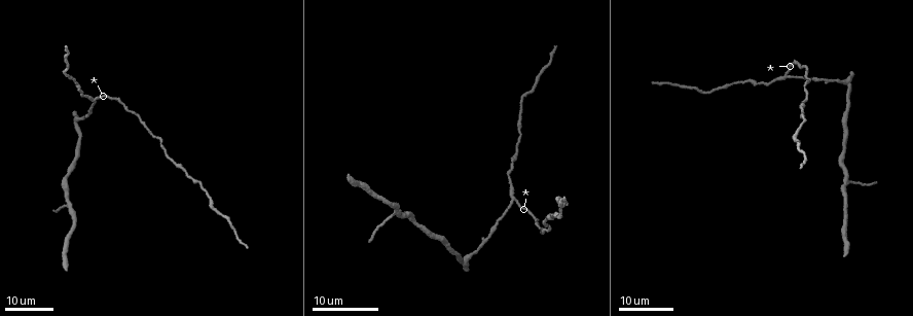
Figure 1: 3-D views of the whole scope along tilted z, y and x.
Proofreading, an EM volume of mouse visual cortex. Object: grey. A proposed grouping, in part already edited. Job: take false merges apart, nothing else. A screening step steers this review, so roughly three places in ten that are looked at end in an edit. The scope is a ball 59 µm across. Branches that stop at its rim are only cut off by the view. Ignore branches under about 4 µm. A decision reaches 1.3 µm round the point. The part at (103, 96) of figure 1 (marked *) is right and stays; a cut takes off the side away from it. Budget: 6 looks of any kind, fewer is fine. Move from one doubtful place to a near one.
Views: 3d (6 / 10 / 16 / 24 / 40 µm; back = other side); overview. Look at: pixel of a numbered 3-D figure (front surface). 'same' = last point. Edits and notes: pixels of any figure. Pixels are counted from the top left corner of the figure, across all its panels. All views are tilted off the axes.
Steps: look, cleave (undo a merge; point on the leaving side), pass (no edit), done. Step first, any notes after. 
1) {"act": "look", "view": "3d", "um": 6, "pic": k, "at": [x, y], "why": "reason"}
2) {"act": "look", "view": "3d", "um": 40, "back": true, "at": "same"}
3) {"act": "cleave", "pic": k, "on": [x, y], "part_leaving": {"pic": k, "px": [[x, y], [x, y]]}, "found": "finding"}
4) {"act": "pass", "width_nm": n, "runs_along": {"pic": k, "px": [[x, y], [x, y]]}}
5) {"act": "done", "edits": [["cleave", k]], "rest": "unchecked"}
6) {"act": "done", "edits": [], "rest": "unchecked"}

{"act": "look", "view": "3d", "um": 24, "pic": 1, "at": [510, 202]}

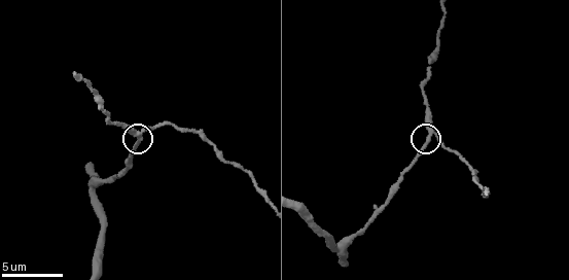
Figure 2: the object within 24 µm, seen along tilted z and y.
{"act": "look", "view": "3d", "um": 6, "pic": 2, "at": [428, 138]}

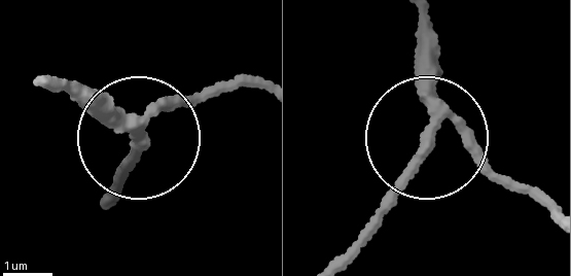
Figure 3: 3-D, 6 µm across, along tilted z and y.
{"act": "look", "view": "3d", "um": 6, "back": true, "pic": 3, "at": [430, 132], "why": "other side"}

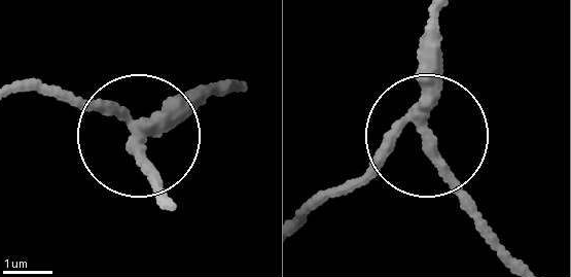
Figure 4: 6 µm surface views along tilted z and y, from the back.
{"act": "pass", "width_nm": 240, "runs_along": {"pic": 4, "px": [[57, 90], [140, 129], [220, 81]]}, "found": "continuous, no second cell"}

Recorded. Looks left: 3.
{"act": "look", "view": "3d", "um": 24, "pic": 1, "at": [391, 216]}

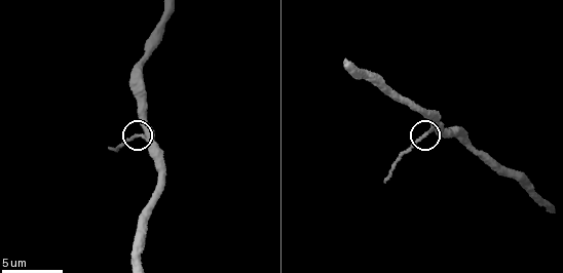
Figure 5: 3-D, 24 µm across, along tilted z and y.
{"act": "look", "view": "3d", "um": 10, "pic": 5, "at": [428, 130]}

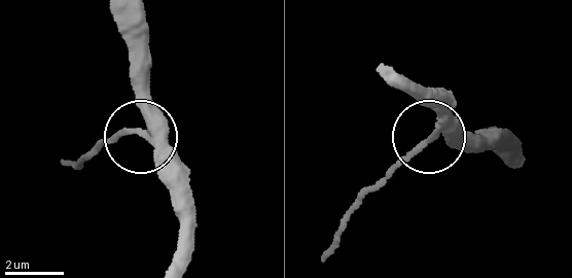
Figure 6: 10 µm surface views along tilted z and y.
{"act": "pass", "width_nm": 280, "found": "one cell here"}

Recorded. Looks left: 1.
{"act": "look", "view": "3d", "um": 10, "pic": 2, "at": [73, 75], "why": "thick turns thin"}

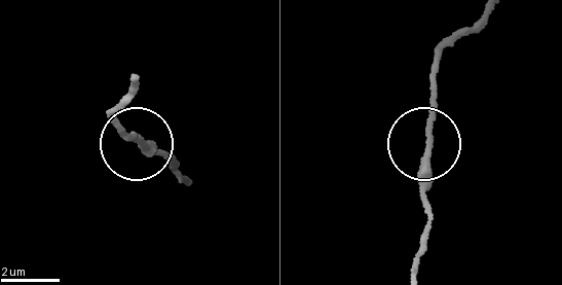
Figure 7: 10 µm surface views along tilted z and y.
{"act": "pass", "width_nm": 220, "runs_along": {"pic": 7, "px": [[179, 175], [166, 154], [120, 129]]}, "found": "continuous, no second cell"}

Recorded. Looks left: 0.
{"act": "done", "edits": [], "rest": "unchecked"}

